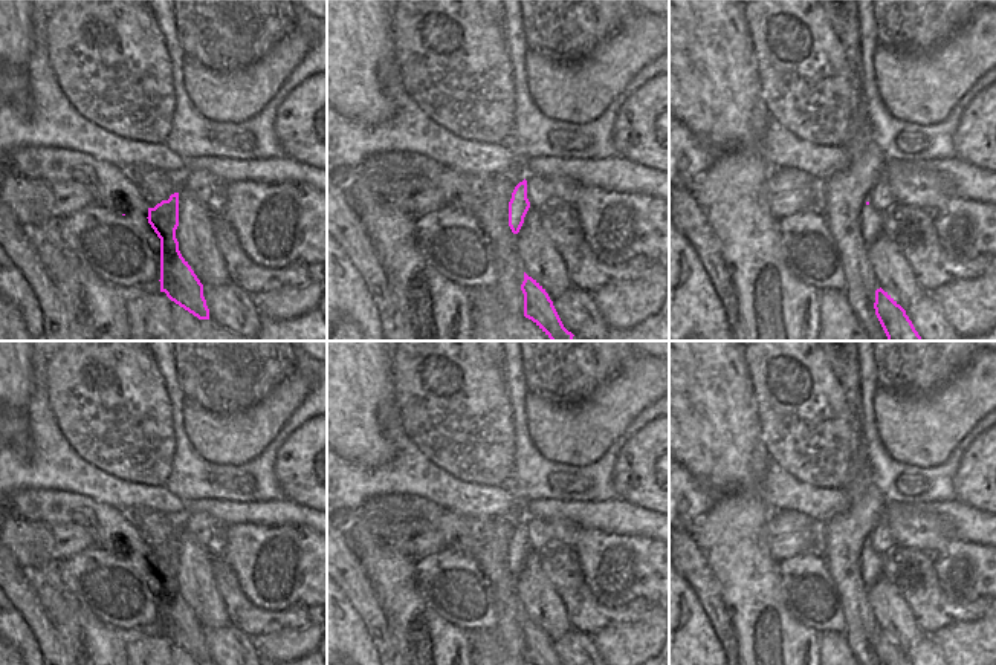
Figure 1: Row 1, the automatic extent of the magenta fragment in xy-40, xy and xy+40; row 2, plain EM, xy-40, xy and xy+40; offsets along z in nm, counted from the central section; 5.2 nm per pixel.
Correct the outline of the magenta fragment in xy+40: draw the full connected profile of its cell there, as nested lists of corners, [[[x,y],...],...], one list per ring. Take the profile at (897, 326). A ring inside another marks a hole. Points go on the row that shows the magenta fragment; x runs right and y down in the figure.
[[[881,287],[875,290],[874,309],[888,341],[923,341],[906,310]]]

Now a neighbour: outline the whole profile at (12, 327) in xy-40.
[[[0,298],[0,341],[34,341],[14,304]]]

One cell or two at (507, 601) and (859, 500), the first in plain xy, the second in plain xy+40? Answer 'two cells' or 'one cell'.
one cell

